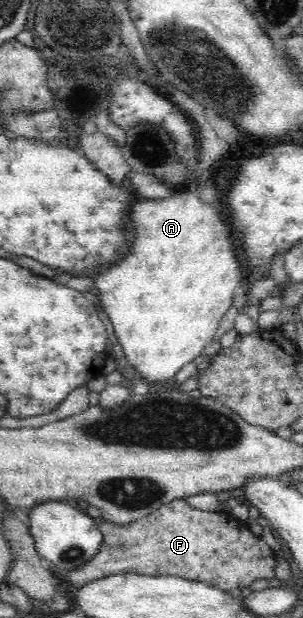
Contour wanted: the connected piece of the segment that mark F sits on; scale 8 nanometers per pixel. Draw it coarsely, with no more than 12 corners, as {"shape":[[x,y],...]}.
{"shape":[[177,499],[119,526],[61,571],[121,573],[229,592],[276,578],[273,551],[231,512]]}

